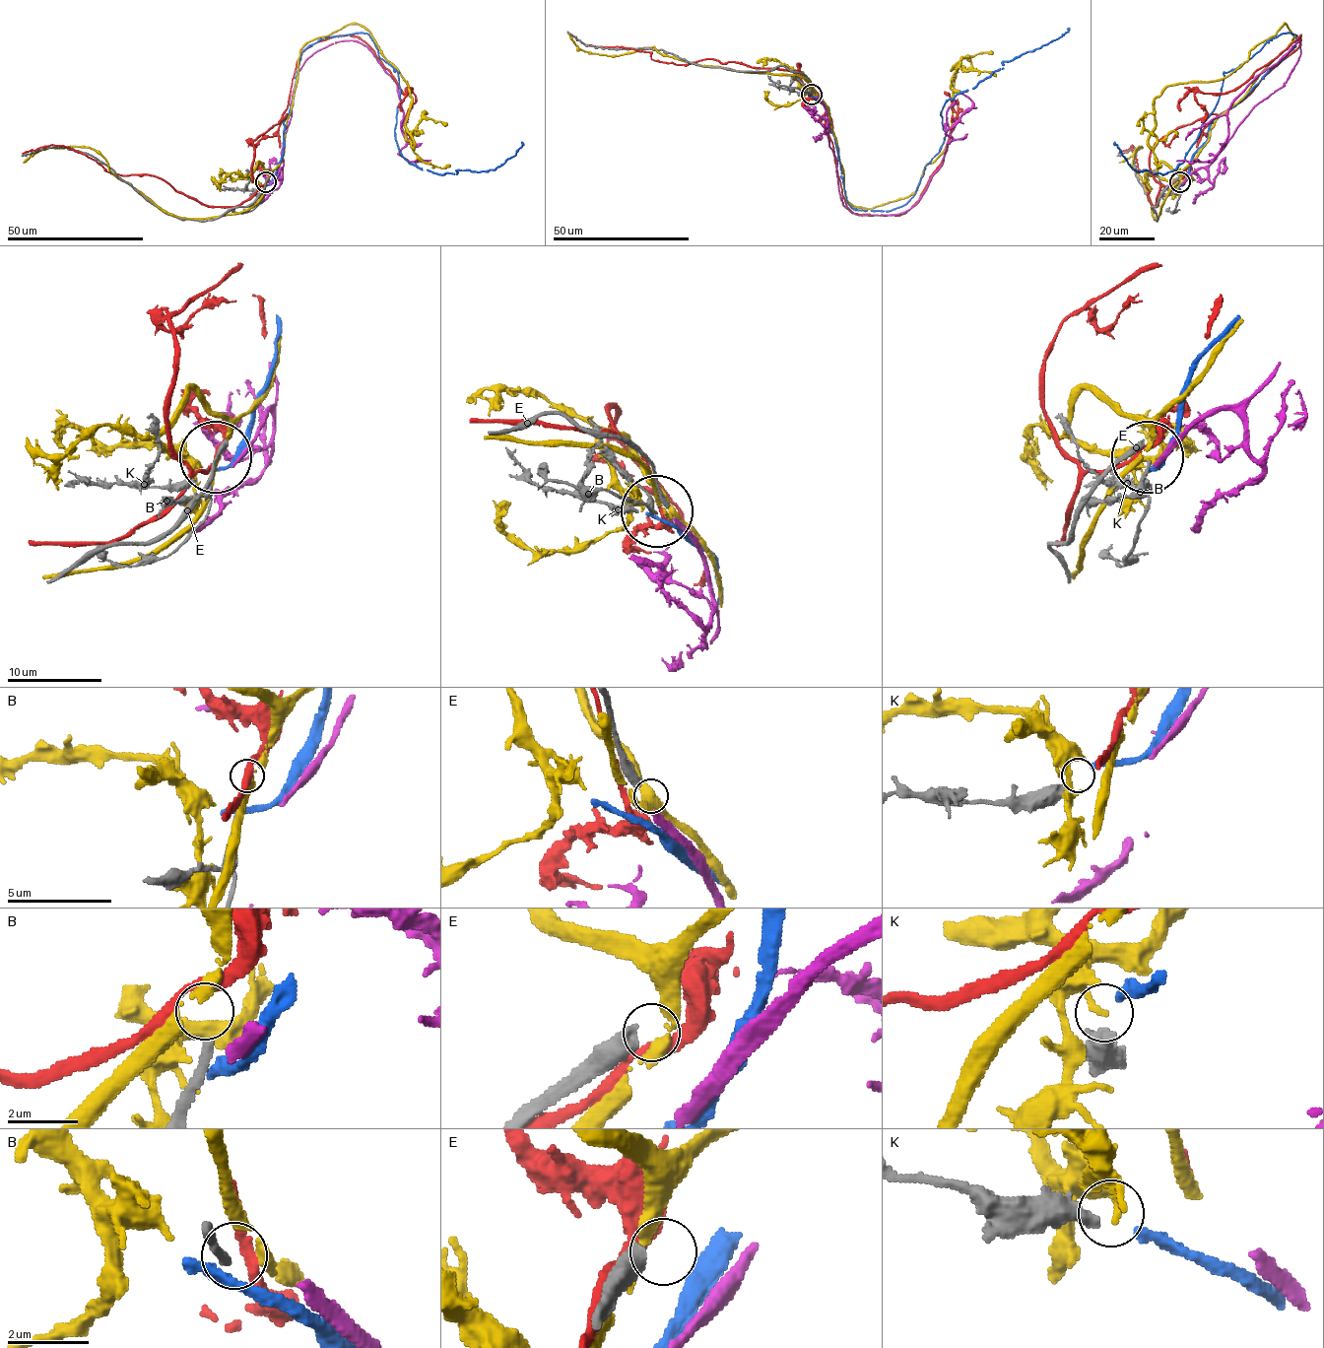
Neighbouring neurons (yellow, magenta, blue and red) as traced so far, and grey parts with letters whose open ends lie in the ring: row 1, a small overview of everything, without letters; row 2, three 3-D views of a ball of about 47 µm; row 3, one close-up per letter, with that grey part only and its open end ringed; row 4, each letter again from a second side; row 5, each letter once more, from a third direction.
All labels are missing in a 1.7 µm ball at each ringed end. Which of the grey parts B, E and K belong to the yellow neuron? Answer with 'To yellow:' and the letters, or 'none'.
To yellow: none

